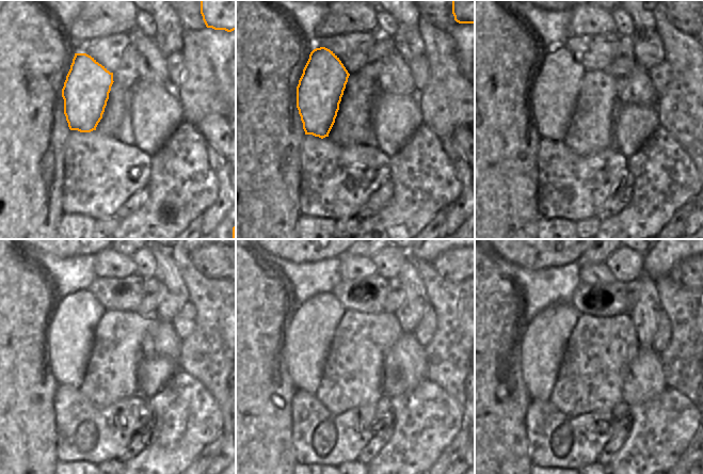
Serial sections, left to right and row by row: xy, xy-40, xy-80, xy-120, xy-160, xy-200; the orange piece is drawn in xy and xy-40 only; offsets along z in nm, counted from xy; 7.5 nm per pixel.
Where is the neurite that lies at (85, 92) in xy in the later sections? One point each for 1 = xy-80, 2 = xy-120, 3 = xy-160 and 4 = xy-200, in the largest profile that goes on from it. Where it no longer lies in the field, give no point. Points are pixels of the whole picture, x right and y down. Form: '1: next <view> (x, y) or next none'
1: next xy-80 (554, 91)
2: next xy-120 (70, 331)
3: next xy-160 (308, 333)
4: next xy-200 (543, 341)

